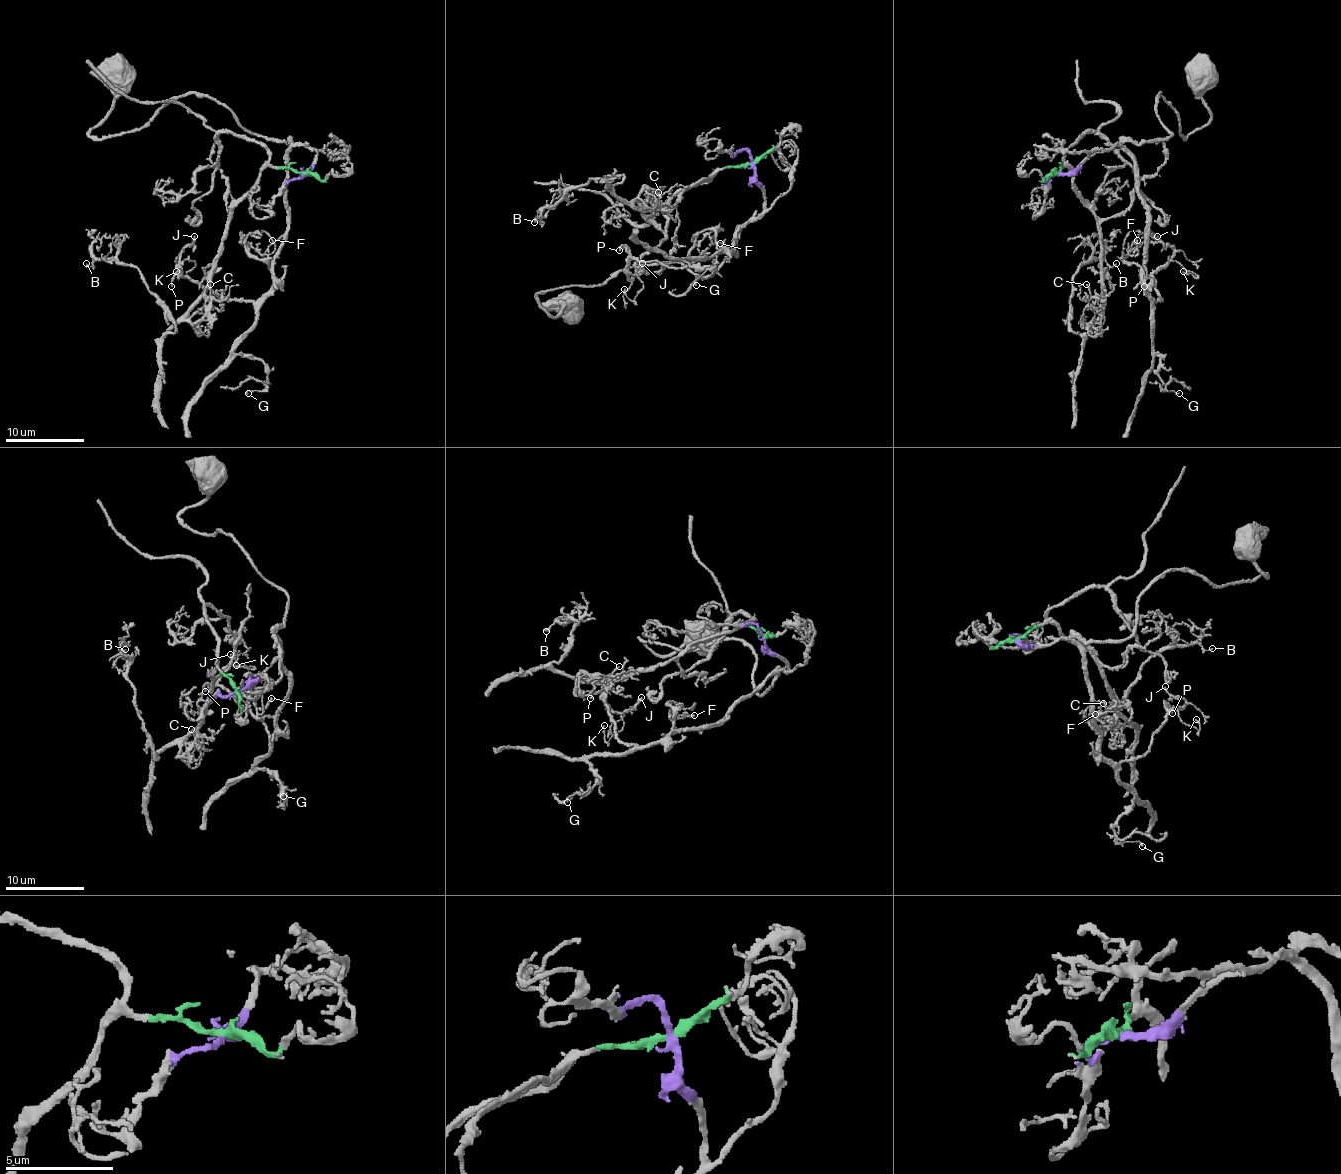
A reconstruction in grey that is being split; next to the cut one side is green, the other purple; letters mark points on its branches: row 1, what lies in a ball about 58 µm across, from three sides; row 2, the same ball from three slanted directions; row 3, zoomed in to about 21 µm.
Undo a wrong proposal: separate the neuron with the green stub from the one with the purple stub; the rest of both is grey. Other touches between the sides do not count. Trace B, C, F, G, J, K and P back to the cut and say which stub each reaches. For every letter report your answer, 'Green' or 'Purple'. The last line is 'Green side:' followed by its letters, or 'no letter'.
B: Green
C: Green
F: Purple
G: Purple
J: Purple
K: Purple
P: Purple
Green side: B, C

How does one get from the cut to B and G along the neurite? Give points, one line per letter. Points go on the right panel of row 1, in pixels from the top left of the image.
B: (1056, 174), (1072, 172), (1072, 188), (1096, 218), (1103, 312), (1076, 334), (1072, 275), (1099, 259), (1115, 263)
G: (1056, 174), (1117, 145), (1133, 161), (1147, 210), (1151, 346), (1160, 387), (1178, 393)

